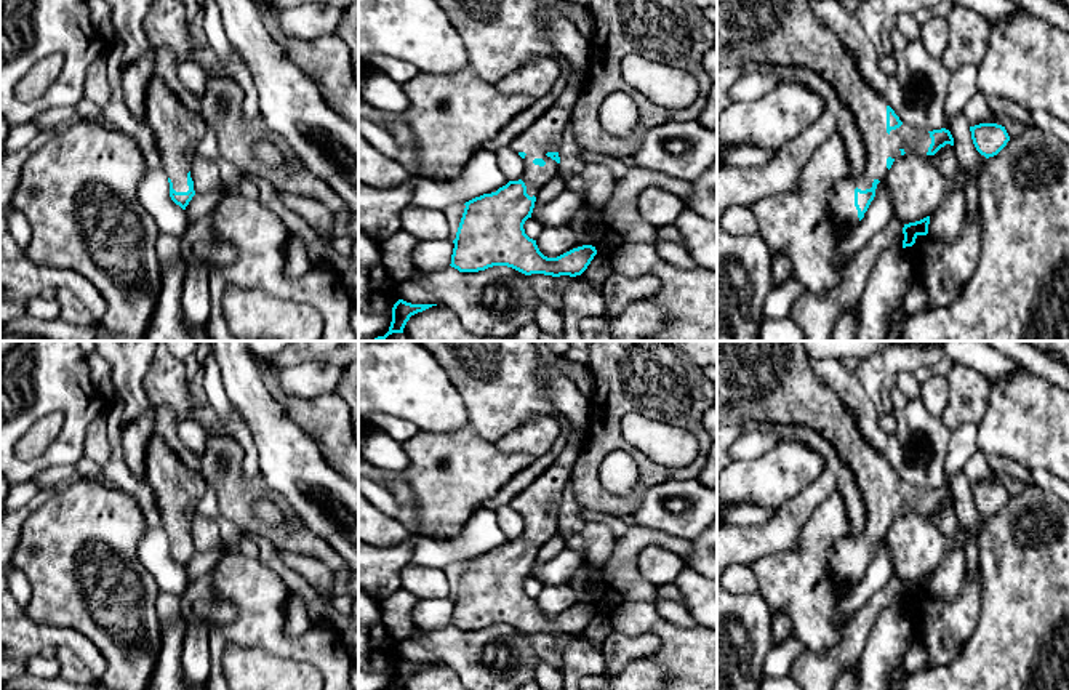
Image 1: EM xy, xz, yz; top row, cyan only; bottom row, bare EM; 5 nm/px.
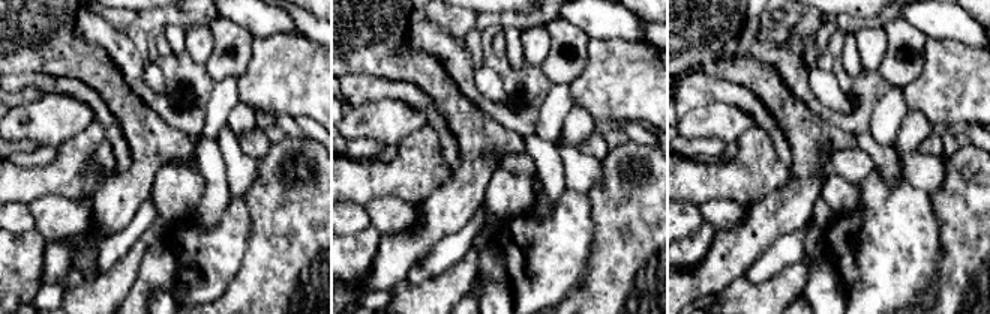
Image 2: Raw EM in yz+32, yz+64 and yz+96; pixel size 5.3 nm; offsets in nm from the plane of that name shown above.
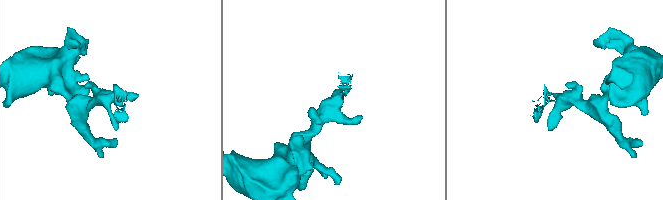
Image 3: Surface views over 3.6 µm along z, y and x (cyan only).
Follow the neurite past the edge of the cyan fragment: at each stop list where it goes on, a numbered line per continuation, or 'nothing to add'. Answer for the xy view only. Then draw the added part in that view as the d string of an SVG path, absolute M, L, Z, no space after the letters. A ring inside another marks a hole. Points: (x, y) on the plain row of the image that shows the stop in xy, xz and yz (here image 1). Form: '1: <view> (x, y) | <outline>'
1: xy (178, 489) | M152 434L146 455L146 475L173 548L187 551L187 532L206 488L202 472L187 467L157 434Z

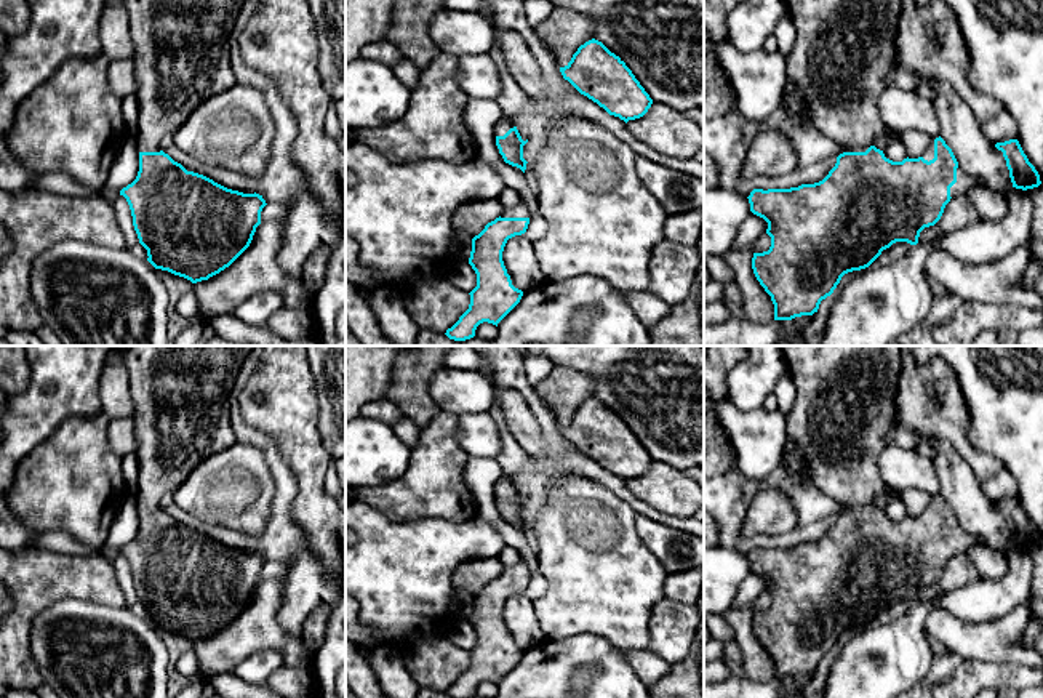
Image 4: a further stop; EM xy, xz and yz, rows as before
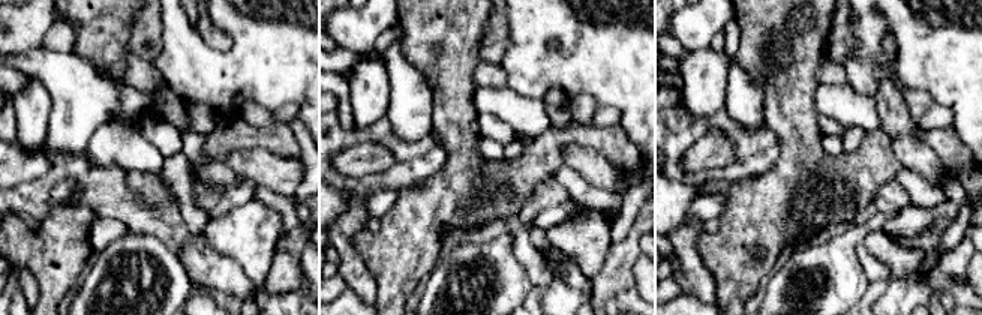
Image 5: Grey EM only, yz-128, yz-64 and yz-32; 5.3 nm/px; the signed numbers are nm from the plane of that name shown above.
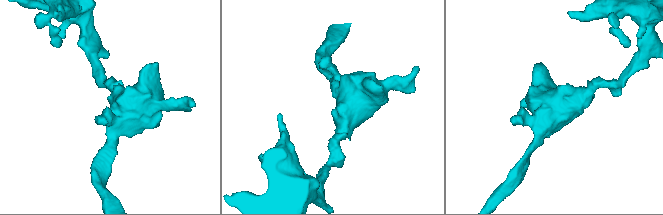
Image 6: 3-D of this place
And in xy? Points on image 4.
1: xy (181, 394) | M128 346L125 368L134 403L139 461L138 511L160 511L160 501L211 455L235 443L229 397L254 346Z

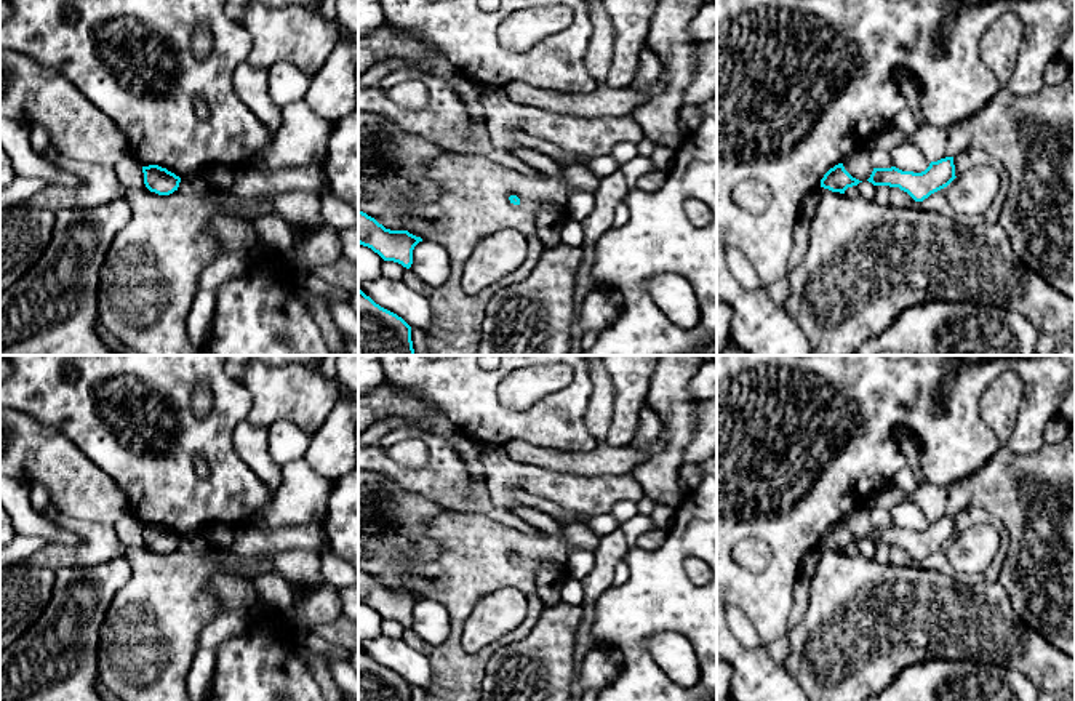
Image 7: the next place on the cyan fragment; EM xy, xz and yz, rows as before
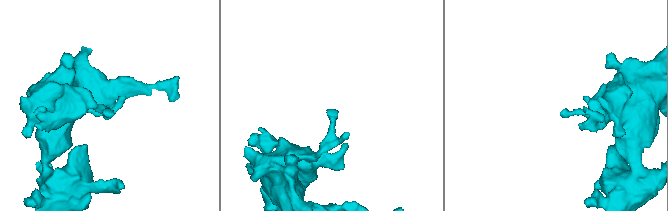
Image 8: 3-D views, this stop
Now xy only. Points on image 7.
nothing to add

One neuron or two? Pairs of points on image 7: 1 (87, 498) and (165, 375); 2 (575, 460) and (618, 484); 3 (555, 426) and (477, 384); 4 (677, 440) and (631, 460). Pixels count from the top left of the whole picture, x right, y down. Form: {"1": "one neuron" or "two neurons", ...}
{"1": "two neurons", "2": "two neurons", "3": "one neuron", "4": "two neurons"}

